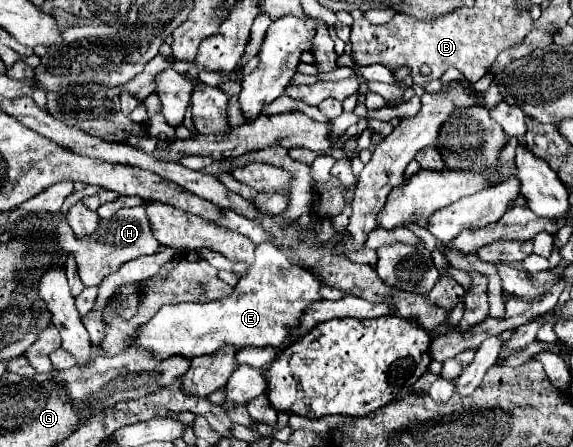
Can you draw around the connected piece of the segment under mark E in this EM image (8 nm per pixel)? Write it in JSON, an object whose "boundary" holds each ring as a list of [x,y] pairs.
{"boundary":[[[260,244],[256,248],[256,260],[246,270],[246,276],[234,286],[226,298],[210,302],[180,302],[164,306],[150,322],[142,324],[134,336],[132,346],[150,352],[150,358],[162,362],[172,356],[196,358],[216,352],[222,344],[234,346],[280,346],[286,334],[298,326],[302,312],[318,296],[318,280],[292,264],[272,244]]]}

